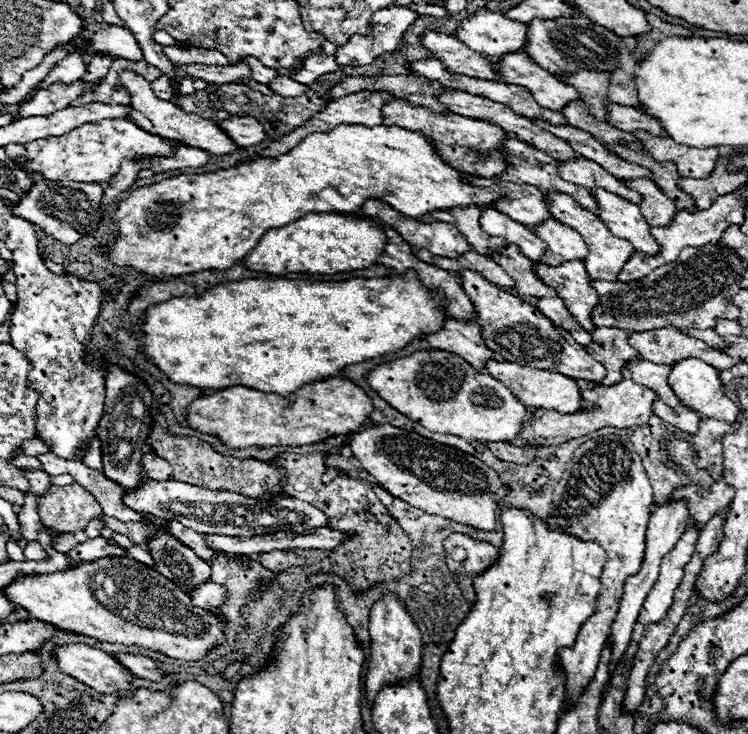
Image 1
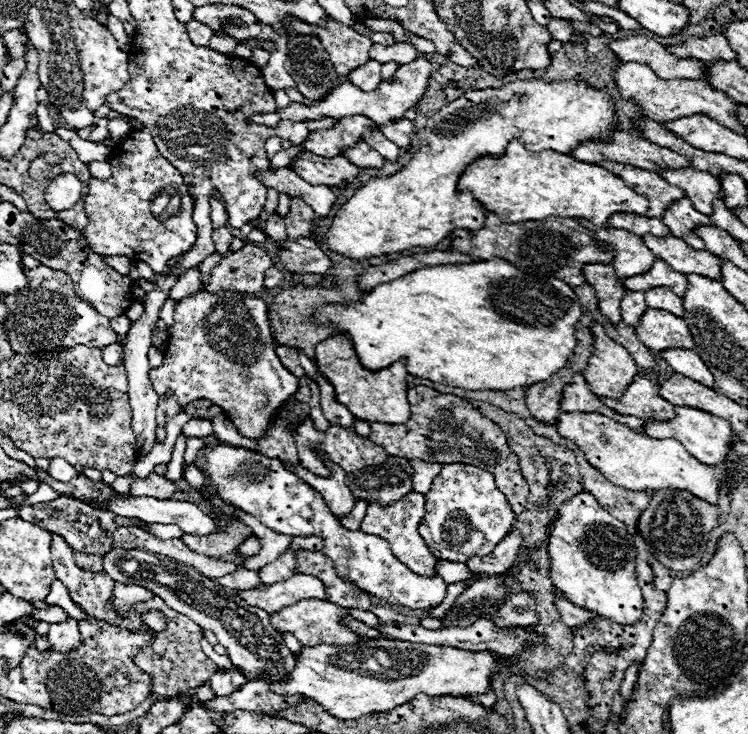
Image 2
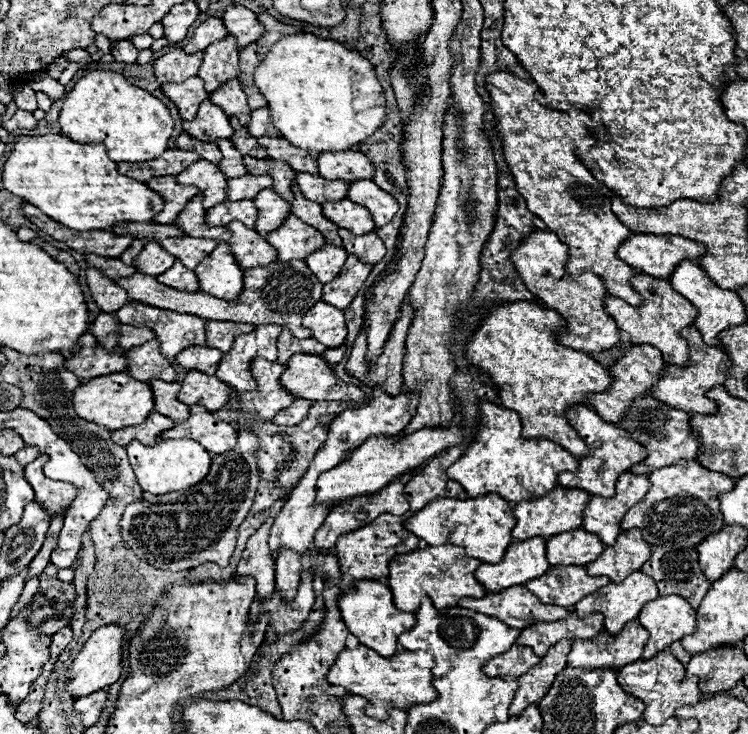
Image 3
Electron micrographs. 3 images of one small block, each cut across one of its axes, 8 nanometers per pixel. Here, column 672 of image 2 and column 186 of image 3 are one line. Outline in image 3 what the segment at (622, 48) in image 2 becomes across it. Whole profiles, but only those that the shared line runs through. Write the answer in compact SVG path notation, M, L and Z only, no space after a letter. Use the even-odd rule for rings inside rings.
M176 48L164 56L160 56L154 62L154 76L160 84L164 82L184 82L192 76L196 76L200 64L202 64L202 52L196 54L184 54L184 50Z

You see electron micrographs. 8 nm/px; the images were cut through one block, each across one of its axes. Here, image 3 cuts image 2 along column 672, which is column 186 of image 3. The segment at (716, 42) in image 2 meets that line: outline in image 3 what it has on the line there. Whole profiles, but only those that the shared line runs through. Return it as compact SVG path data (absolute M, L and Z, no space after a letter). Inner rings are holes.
M208 18L206 22L202 22L196 30L194 30L194 36L190 38L190 42L184 46L184 52L186 54L194 54L194 52L202 52L208 48L208 44L220 40L220 38L226 38L228 36L228 30L224 28L222 20L220 18Z

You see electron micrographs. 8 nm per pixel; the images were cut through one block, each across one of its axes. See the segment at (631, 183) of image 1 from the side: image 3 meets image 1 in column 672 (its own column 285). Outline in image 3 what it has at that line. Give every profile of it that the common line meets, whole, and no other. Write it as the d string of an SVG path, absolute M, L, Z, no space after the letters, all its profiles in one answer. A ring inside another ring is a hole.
M264 188L262 192L258 192L254 204L258 210L258 220L254 228L262 238L266 238L266 234L272 232L272 228L278 228L290 214L290 204L276 196L272 188Z

